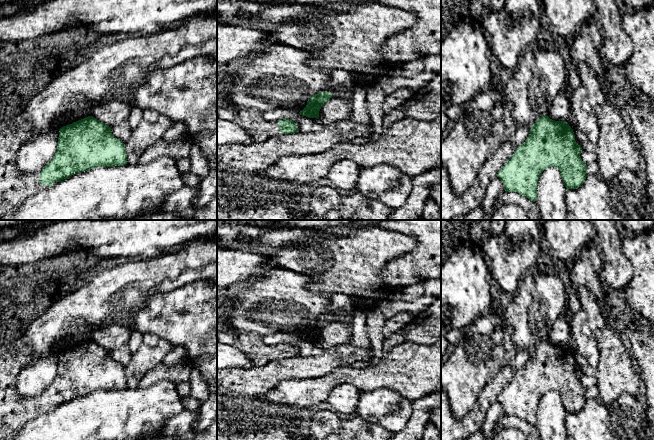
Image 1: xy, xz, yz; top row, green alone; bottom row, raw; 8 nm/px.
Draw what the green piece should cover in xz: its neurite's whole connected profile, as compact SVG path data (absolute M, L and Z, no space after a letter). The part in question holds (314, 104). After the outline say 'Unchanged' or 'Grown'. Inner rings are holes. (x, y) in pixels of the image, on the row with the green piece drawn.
M322 92L313 95L308 101L306 107L299 112L300 115L309 118L319 119L321 107L332 97L331 92Z. Unchanged

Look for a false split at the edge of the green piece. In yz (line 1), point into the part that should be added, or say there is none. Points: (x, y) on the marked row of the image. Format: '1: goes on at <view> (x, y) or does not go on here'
1: does not go on here

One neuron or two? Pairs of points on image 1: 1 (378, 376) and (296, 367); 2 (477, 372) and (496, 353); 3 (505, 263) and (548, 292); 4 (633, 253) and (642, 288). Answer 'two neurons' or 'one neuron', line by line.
1: two neurons
2: one neuron
3: two neurons
4: one neuron

